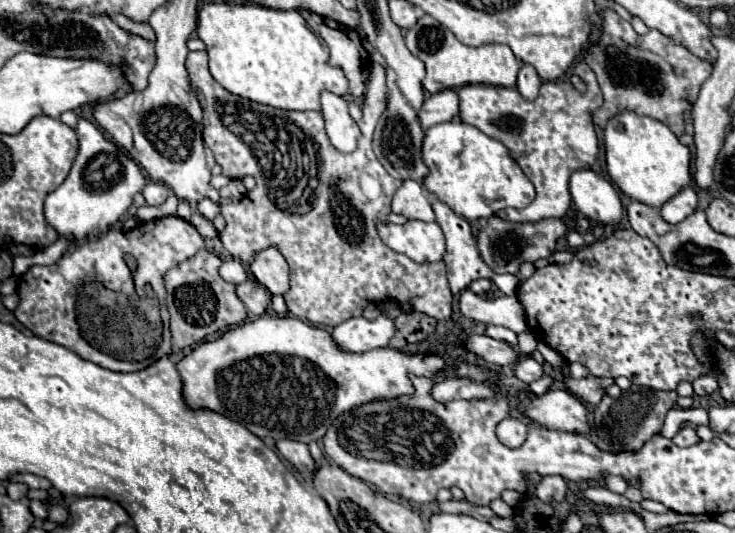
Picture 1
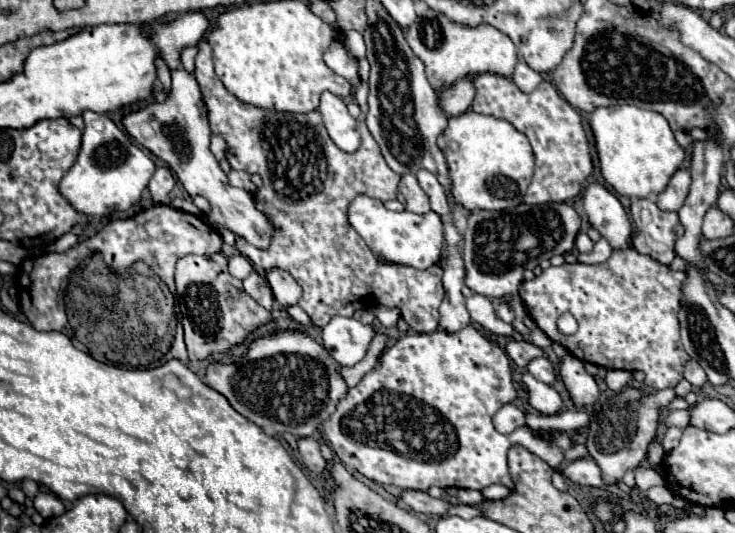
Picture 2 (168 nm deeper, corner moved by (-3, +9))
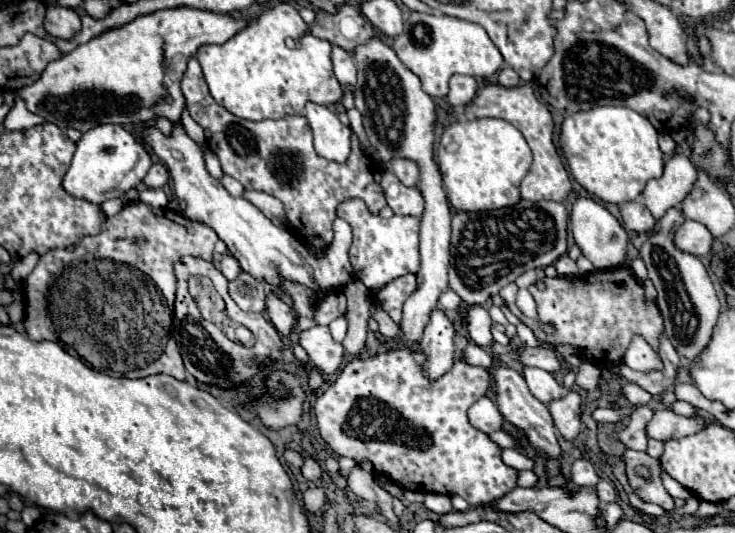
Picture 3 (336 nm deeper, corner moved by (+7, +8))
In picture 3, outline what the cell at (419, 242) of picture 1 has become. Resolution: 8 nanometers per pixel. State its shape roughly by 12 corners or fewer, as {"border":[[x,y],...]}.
{"border":[[364,200],[336,208],[368,290],[420,268],[416,216],[382,218]]}

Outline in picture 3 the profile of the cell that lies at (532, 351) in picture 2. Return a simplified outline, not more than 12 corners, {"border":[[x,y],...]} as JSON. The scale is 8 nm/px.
{"border":[[524,348],[518,360],[524,366],[560,370],[562,362],[548,348]]}

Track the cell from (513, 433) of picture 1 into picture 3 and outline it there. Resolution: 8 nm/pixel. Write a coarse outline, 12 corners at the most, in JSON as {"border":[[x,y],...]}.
{"border":[[490,398],[468,410],[474,428],[486,434],[502,430],[500,410]]}

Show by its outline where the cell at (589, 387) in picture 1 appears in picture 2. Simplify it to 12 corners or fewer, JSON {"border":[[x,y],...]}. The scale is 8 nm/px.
{"border":[[566,355],[560,377],[576,407],[600,397],[584,363]]}

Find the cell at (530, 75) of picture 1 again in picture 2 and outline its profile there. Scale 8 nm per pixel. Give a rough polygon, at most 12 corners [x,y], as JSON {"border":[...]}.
{"border":[[520,57],[512,81],[530,93],[542,81]]}

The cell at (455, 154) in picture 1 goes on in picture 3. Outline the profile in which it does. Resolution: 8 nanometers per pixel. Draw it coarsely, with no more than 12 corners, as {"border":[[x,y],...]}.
{"border":[[500,118],[452,122],[436,150],[458,212],[520,202],[532,152]]}

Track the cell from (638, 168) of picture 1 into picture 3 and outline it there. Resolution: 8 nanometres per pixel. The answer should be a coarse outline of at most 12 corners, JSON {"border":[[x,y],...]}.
{"border":[[630,108],[562,122],[574,178],[604,202],[662,176],[658,132]]}

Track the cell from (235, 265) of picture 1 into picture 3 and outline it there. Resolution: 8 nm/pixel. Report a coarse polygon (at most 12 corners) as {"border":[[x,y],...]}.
{"border":[[226,254],[220,262],[220,272],[228,280],[242,272],[238,260]]}

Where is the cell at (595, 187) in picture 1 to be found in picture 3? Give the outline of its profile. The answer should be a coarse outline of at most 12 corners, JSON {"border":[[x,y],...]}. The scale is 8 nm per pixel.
{"border":[[578,198],[572,236],[596,270],[626,266],[628,234],[600,202]]}

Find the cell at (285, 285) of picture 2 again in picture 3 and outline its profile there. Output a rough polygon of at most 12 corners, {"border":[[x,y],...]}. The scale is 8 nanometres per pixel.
{"border":[[276,292],[266,296],[274,328],[282,336],[292,332],[296,322],[292,308]]}

